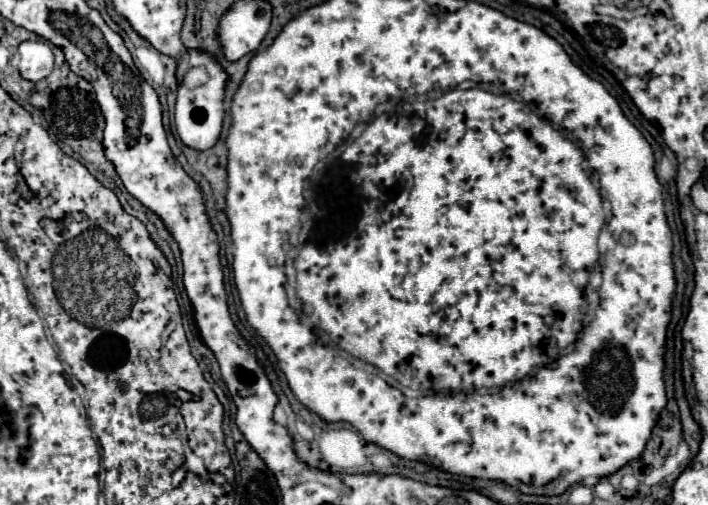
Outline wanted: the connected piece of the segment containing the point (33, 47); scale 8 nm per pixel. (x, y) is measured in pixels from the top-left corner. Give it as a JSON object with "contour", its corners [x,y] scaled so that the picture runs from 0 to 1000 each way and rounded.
{"contour":[[[31,83],[25,95],[25,139],[31,154],[54,162],[76,135],[76,107],[62,83]]]}

